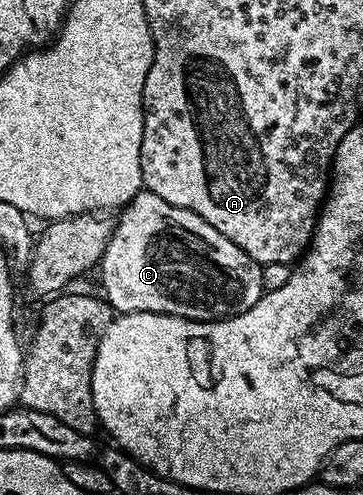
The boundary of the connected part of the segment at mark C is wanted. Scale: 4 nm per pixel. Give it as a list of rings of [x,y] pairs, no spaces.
[[[143,189],[127,202],[117,215],[108,248],[100,263],[101,270],[101,293],[118,314],[156,312],[180,316],[193,322],[220,322],[240,312],[248,312],[248,308],[256,305],[264,293],[262,266],[259,263],[253,262],[243,250],[236,248],[228,236],[216,232],[208,220],[196,216],[196,212],[188,208],[160,200],[160,196],[148,189]]]

